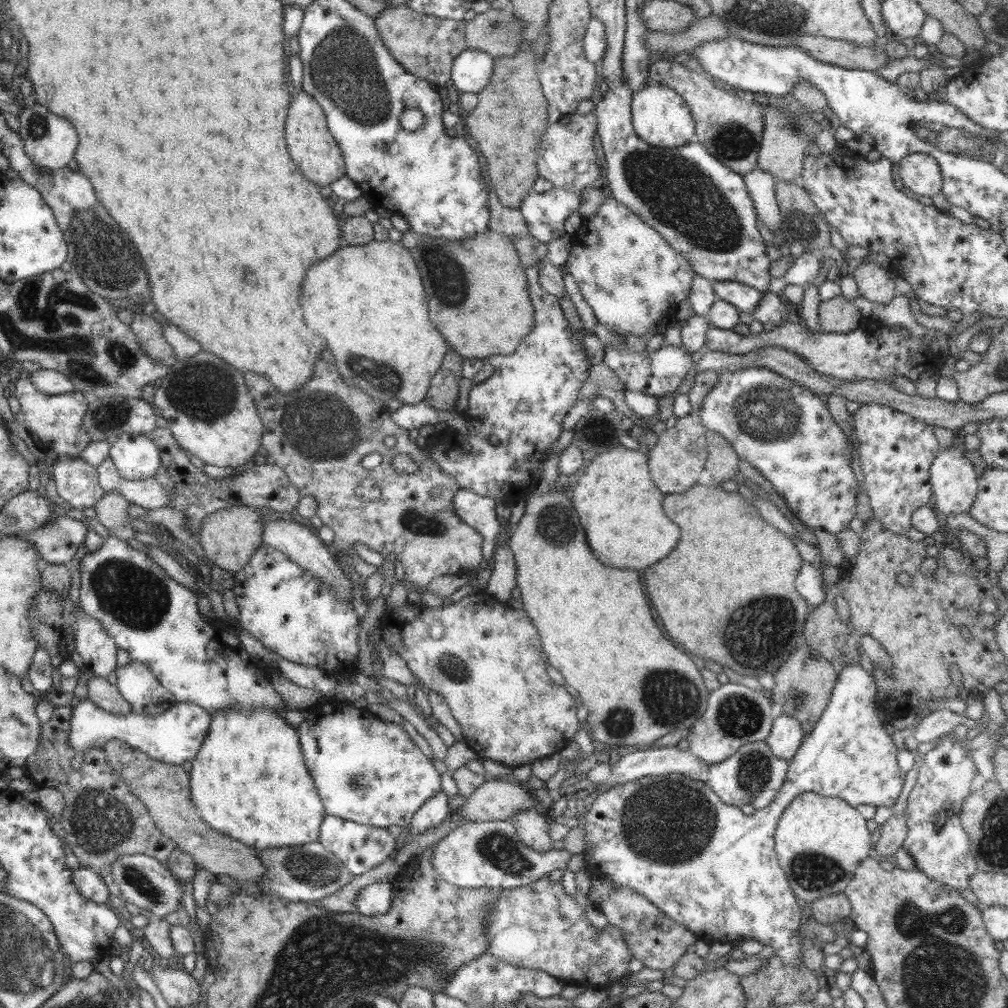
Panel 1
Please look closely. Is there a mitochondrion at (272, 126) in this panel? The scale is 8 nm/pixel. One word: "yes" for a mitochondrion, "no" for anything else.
no

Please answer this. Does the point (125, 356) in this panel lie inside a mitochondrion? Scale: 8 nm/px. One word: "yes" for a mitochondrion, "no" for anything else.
yes

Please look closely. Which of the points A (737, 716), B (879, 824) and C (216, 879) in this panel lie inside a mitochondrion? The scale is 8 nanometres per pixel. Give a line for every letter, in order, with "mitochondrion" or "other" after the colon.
A: mitochondrion
B: other
C: other

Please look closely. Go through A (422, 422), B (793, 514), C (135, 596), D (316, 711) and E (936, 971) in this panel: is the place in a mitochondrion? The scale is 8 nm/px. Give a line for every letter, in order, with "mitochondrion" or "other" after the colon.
A: other
B: other
C: mitochondrion
D: other
E: mitochondrion

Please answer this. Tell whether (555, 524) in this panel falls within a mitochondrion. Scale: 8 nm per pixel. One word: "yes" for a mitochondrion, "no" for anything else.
yes

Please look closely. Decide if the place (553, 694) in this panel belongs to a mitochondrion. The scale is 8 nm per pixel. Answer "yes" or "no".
no

